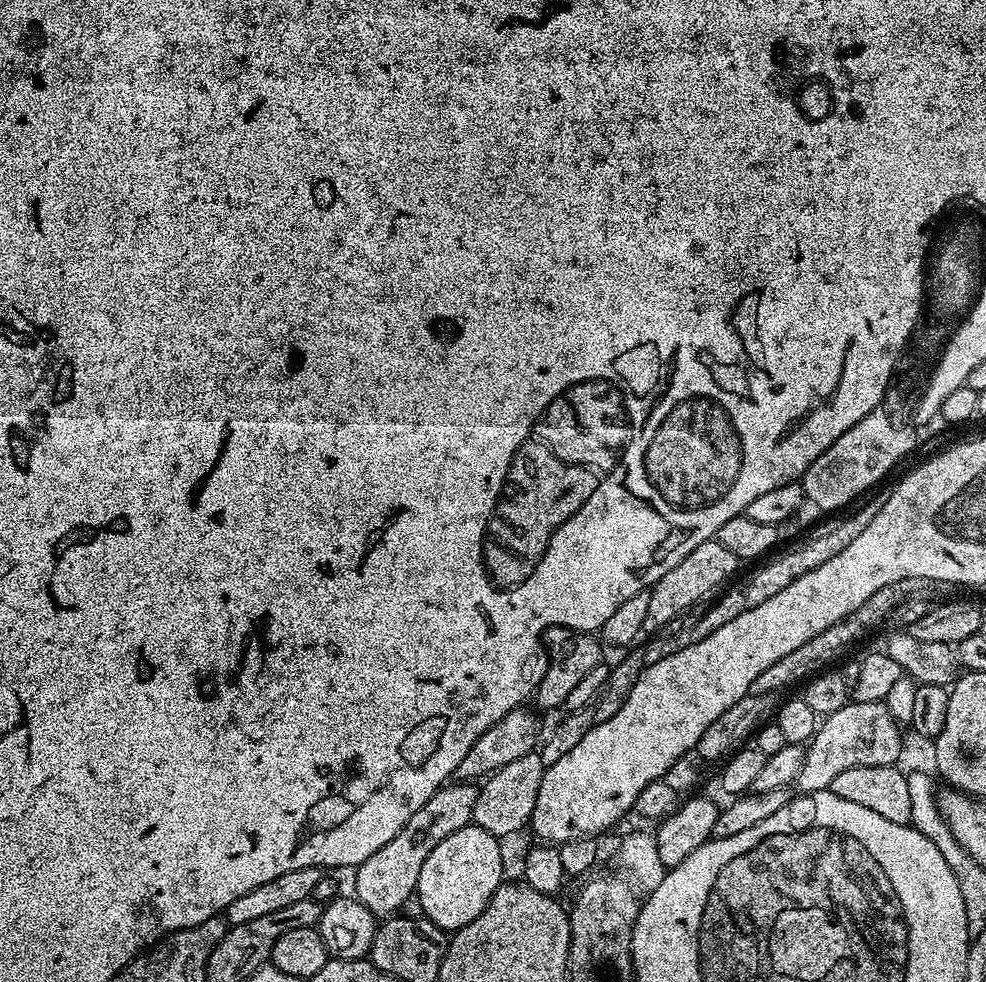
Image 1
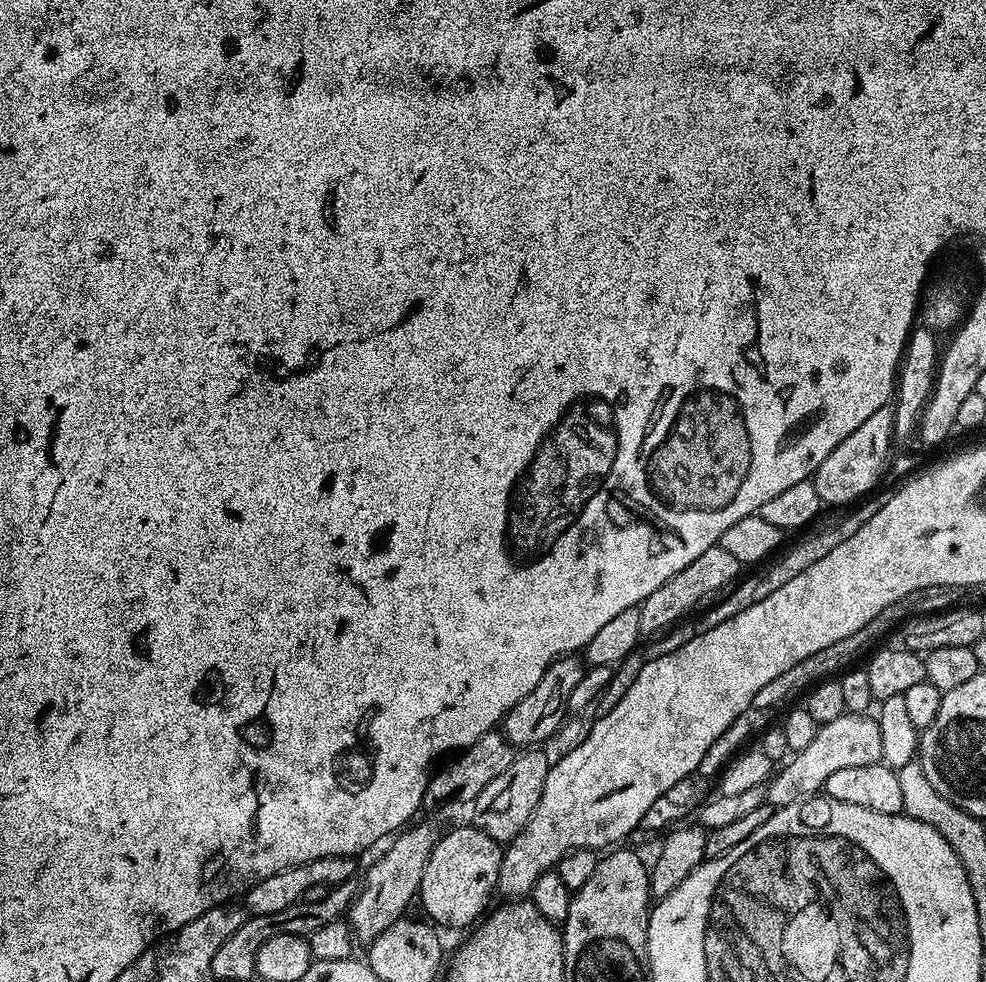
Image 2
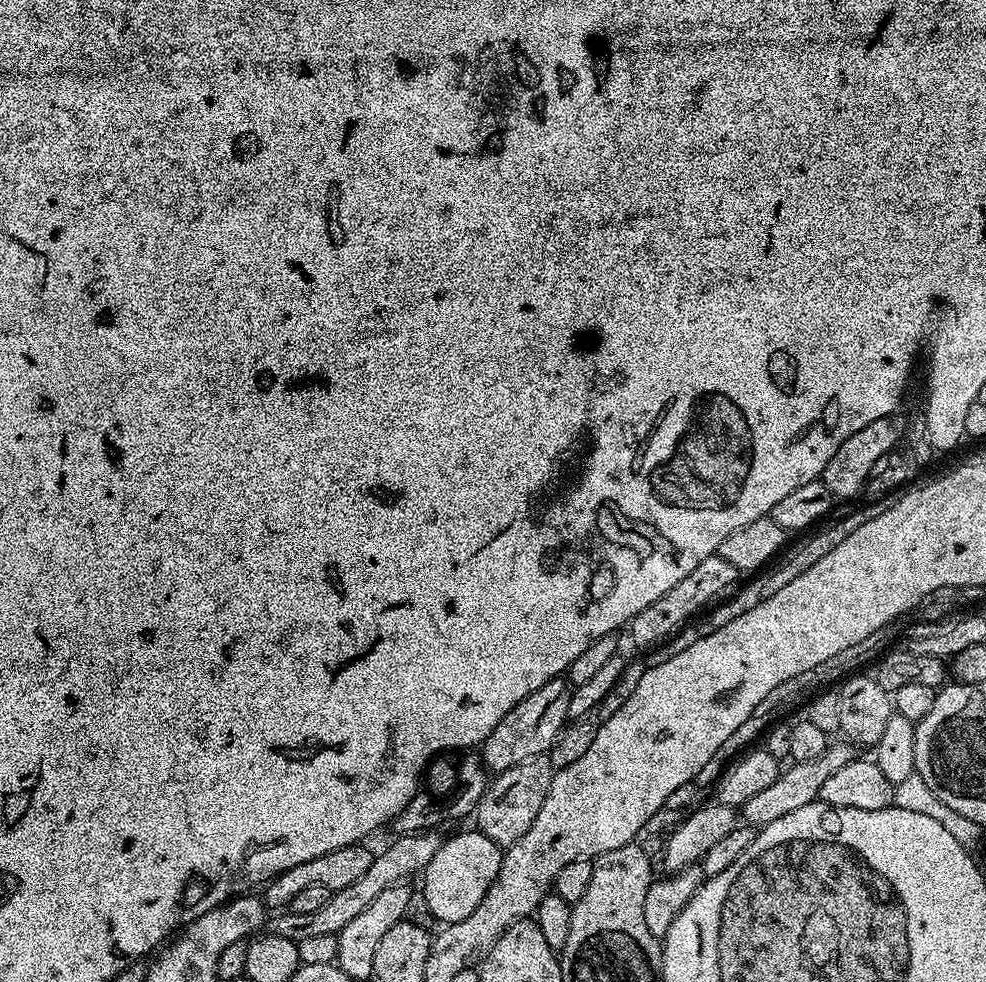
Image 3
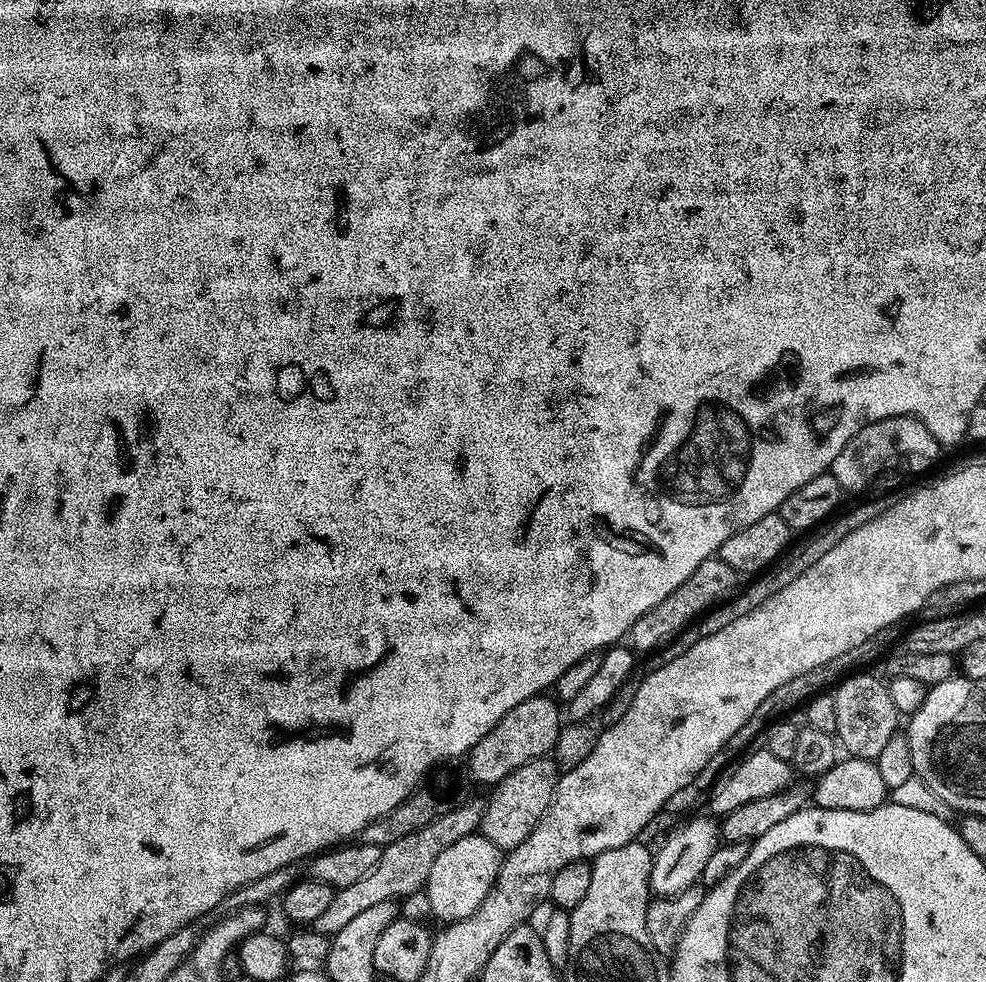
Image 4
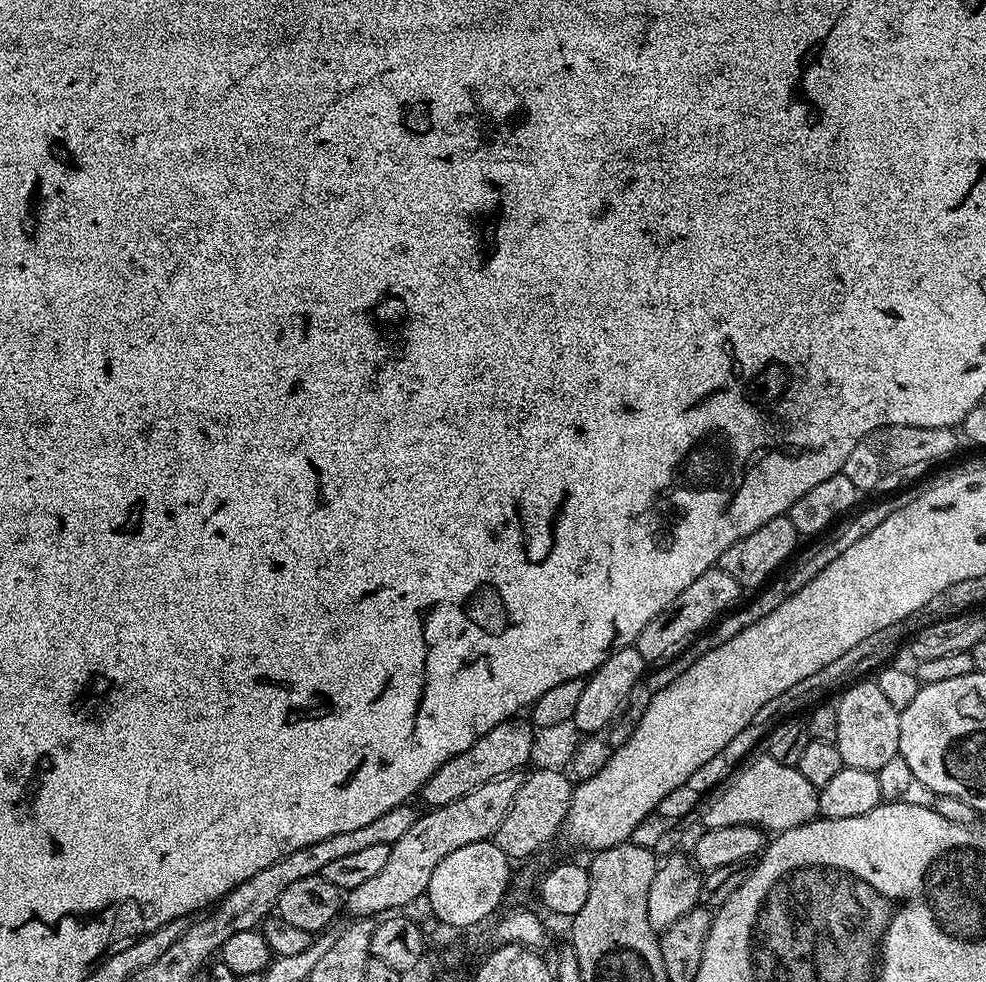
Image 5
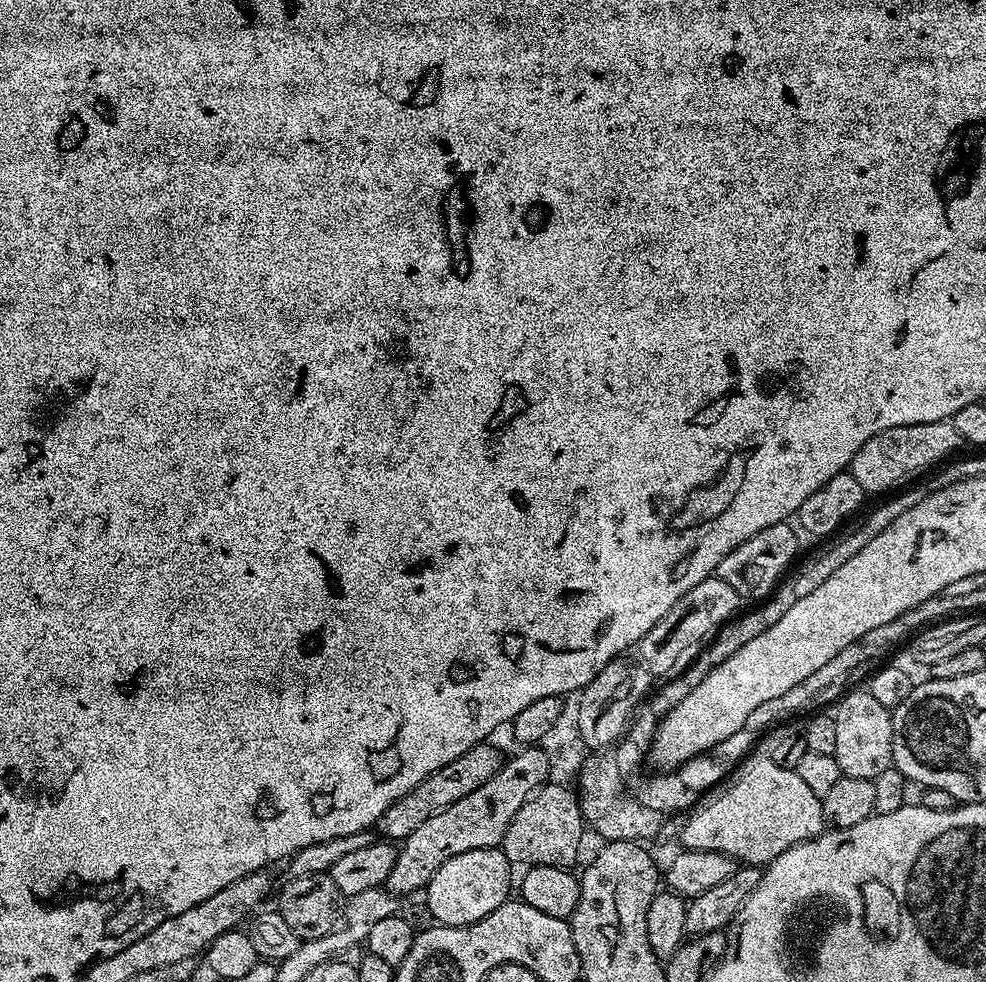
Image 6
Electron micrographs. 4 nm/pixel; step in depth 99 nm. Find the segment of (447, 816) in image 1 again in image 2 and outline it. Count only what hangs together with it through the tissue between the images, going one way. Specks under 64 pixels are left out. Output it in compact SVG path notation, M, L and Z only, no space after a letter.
M416 824L405 827L391 841L392 845L373 862L368 873L362 876L362 887L359 896L346 913L346 919L352 925L357 941L367 946L387 930L394 926L407 912L408 903L417 899L422 882L422 870L426 870L426 862L434 850L438 839L438 831L432 824Z

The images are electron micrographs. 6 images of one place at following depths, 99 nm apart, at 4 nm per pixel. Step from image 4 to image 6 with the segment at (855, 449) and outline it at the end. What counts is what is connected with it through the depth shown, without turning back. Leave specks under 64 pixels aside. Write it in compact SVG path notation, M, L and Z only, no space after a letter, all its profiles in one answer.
M946 420L894 426L890 430L874 434L874 438L870 438L860 447L858 454L854 454L850 471L854 478L858 478L858 486L862 486L865 493L892 494L927 477L933 469L943 465L949 459L947 456L956 447L961 447L961 444L958 430L954 430L954 426Z

